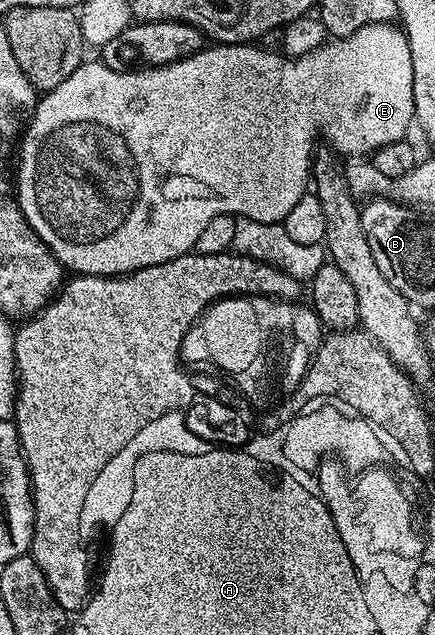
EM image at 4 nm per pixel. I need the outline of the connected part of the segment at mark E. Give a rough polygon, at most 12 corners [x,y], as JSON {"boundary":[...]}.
{"boundary":[[394,23],[294,58],[85,62],[17,152],[61,148],[45,242],[80,276],[285,218],[318,132],[413,128]]}

